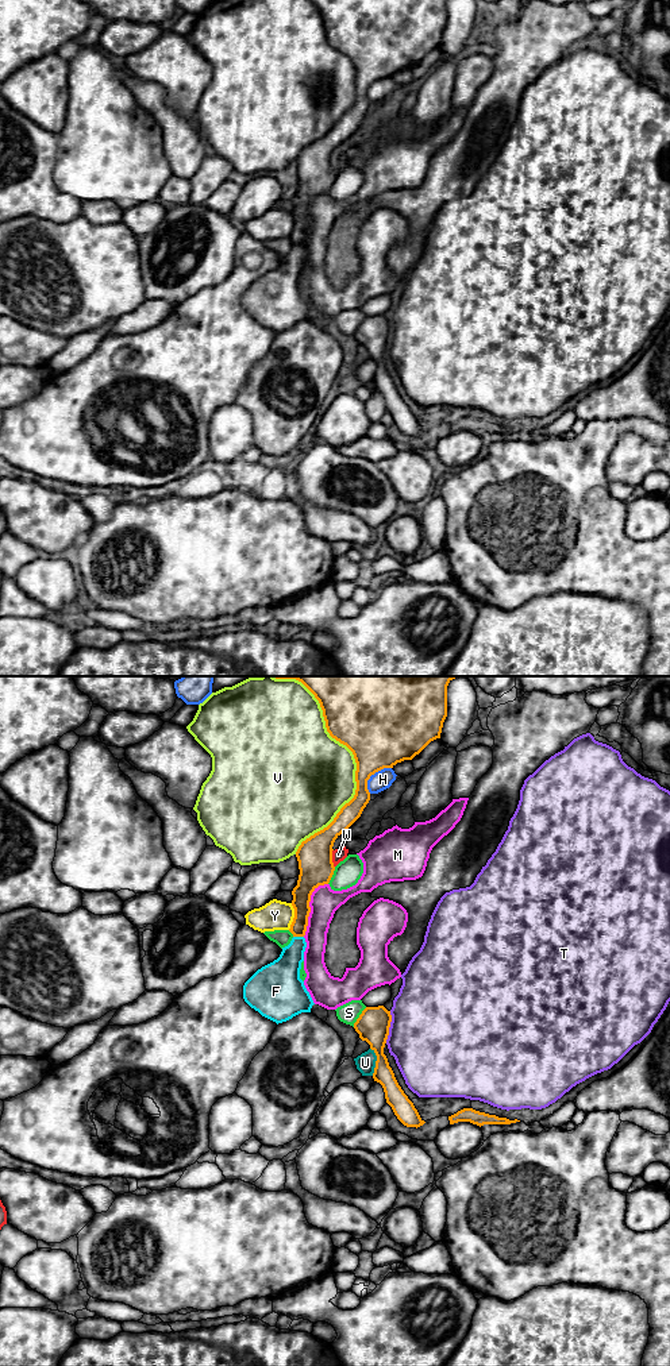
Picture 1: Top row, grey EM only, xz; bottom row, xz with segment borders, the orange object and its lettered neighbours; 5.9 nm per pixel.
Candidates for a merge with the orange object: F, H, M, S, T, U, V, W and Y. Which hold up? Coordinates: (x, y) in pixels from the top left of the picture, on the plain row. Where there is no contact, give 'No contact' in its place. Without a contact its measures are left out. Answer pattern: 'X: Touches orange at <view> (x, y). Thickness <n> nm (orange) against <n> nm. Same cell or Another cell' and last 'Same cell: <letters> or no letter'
F: Touches orange at xz (299, 244). Thickness 110 nm (orange) against 190 nm. Another cell
H: Touches orange at xz (372, 83). Thickness 400 nm (orange) against 120 nm. Another cell
M: Touches orange at xz (310, 216). Thickness 200 nm (orange) against 170 nm. Another cell
S: Touches orange at xz (359, 325). Thickness 190 nm (orange) against 120 nm. Another cell
T: Touches orange at xz (389, 335). Thickness 190 nm (orange) against 500 nm. Another cell
U: Touches orange at xz (376, 370). Thickness 190 nm (orange) against 120 nm. Another cell
V: Touches orange at xz (355, 84). Thickness 340 nm (orange) against 500 nm. Another cell
W: Touches orange at xz (331, 168). Thickness 200 nm (orange) against 80 nm. Another cell
Y: Touches orange at xz (295, 226). Thickness 140 nm (orange) against 180 nm. Another cell
Same cell: no letter

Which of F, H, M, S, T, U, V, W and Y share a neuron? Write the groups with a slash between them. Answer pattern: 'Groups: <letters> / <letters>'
Groups: F T / H / M / S / U / V / W / Y

